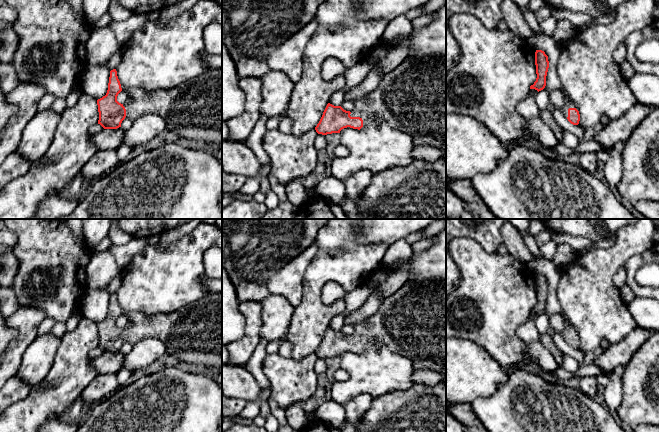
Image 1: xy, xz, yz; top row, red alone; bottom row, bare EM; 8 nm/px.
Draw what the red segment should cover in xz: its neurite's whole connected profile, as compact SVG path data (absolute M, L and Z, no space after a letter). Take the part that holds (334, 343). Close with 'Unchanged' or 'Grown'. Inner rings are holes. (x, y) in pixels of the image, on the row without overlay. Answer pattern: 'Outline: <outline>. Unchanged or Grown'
Outline: M446 281L406 282L395 293L386 296L373 315L353 327L352 336L328 327L315 351L316 356L322 359L340 357L347 351L360 354L379 340L392 352L411 361L431 360L446 366Z. Grown

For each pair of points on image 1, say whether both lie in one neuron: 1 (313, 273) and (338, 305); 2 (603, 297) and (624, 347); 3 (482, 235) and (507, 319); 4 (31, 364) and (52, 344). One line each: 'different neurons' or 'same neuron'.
1: same neuron
2: different neurons
3: different neurons
4: same neuron

